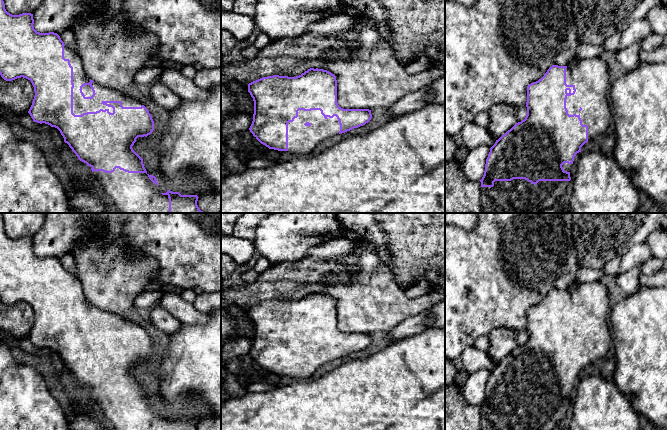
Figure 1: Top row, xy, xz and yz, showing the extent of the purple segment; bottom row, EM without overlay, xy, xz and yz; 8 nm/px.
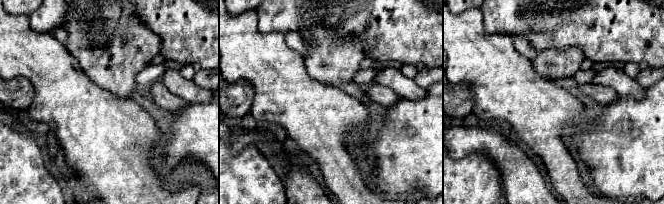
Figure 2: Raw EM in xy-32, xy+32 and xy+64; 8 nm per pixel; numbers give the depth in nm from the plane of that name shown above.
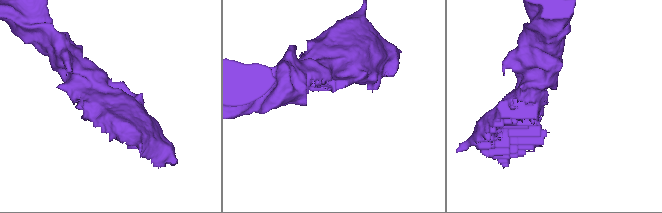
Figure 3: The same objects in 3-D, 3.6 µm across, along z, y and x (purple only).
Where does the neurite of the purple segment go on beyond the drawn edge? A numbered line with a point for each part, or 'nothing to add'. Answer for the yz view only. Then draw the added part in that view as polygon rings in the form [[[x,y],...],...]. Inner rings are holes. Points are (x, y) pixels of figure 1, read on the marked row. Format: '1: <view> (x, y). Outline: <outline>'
1: yz (590, 76). Outline: [[[601,57],[575,59],[566,68],[566,84],[574,85],[576,89],[575,94],[567,96],[566,99],[568,114],[579,115],[582,124],[588,126],[588,140],[602,136],[612,119],[612,113],[606,99],[606,95],[610,89],[607,63]]]

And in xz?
1: xz (302, 139). Outline: [[[299,110],[298,117],[288,123],[288,152],[309,154],[320,142],[339,131],[336,116],[325,119],[320,110]]]

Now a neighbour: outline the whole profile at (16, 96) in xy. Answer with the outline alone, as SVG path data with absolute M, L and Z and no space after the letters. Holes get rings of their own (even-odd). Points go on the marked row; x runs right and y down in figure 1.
M0 75L0 108L6 116L22 115L29 111L35 96L30 80L4 80Z

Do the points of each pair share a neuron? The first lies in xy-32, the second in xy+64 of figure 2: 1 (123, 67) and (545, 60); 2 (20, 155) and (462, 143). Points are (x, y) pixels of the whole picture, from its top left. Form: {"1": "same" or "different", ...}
{"1": "same", "2": "different"}

